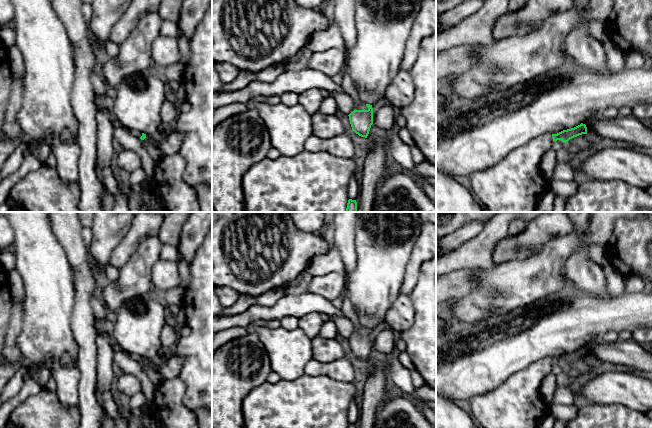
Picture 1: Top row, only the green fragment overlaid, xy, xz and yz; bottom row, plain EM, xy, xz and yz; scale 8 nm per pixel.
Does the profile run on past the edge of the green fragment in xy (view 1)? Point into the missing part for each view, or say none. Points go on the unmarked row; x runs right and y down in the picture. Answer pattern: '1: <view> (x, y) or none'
1: none

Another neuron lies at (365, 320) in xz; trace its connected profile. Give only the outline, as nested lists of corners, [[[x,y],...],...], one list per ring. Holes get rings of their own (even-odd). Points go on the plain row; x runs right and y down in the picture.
[[[353,308],[353,311],[356,314],[360,324],[362,326],[364,326],[365,328],[374,329],[381,325],[385,327],[385,320],[383,318],[363,314],[363,313],[357,311],[355,308]]]

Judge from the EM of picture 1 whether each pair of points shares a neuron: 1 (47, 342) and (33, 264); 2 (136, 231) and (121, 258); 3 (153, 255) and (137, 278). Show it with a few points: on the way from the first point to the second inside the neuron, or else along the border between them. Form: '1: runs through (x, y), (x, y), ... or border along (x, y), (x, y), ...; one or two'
1: runs through (47, 323), (47, 283); one
2: runs through (133, 238), (123, 251); one
3: runs through (148, 261), (147, 268), (143, 272); one

